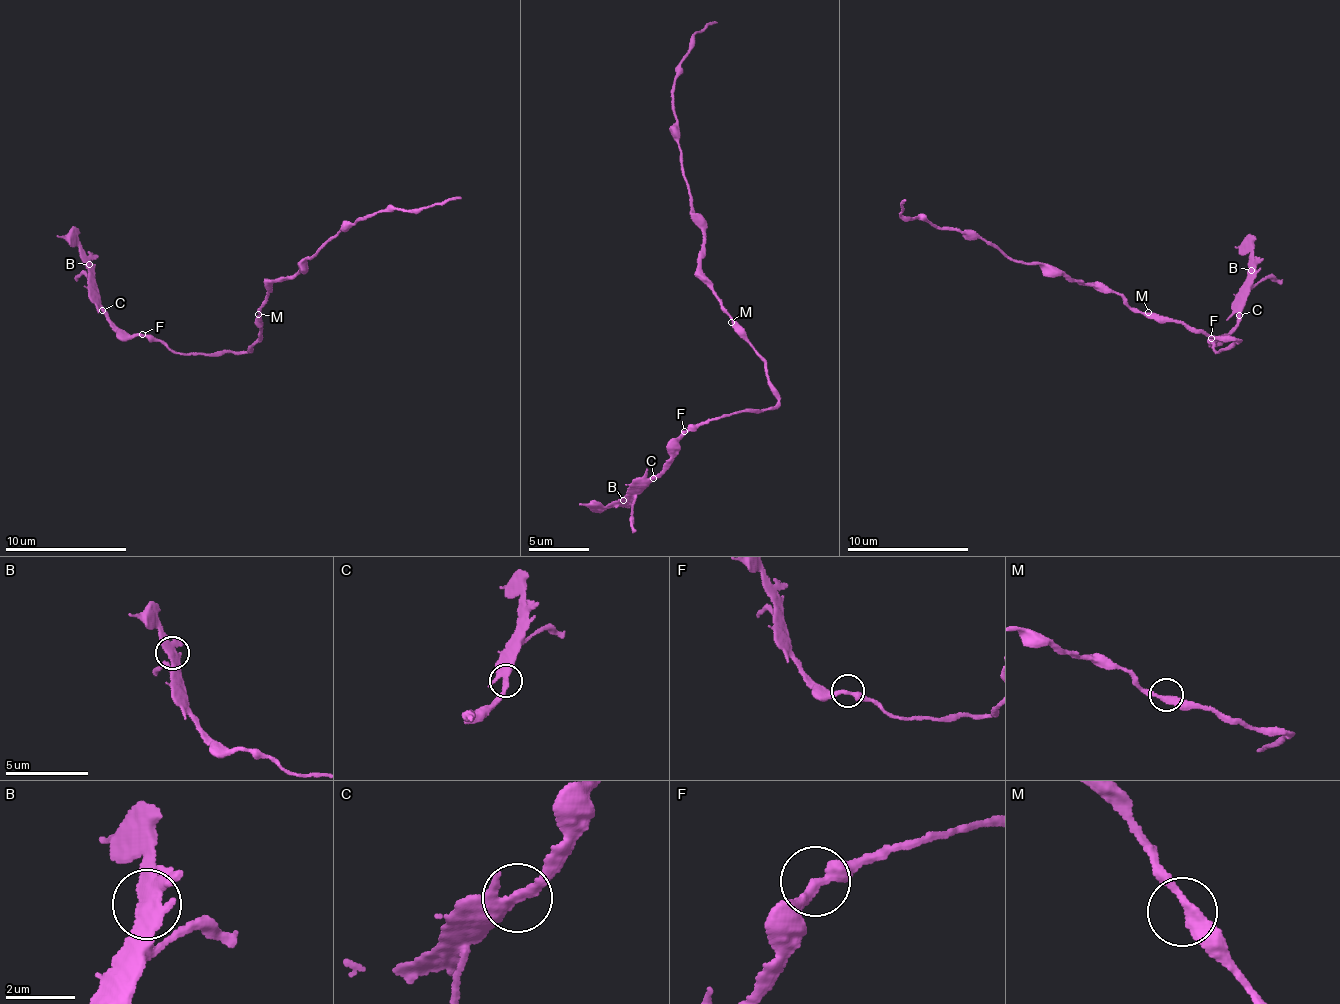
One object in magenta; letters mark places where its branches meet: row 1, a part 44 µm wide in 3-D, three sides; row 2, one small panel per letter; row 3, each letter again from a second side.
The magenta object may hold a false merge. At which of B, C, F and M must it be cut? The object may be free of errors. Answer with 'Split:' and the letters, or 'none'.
Split: B

